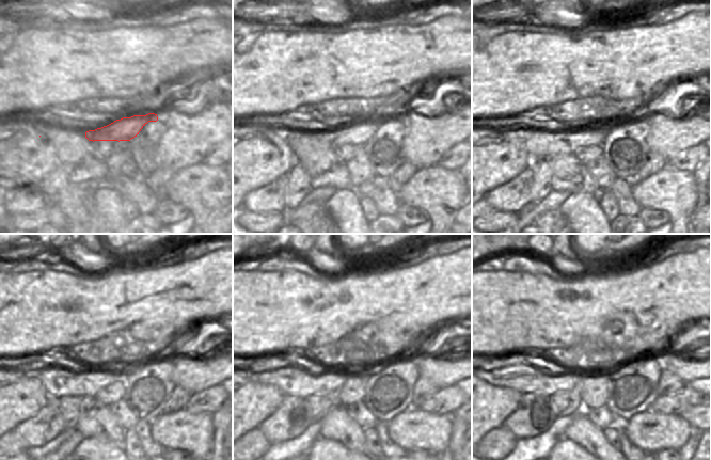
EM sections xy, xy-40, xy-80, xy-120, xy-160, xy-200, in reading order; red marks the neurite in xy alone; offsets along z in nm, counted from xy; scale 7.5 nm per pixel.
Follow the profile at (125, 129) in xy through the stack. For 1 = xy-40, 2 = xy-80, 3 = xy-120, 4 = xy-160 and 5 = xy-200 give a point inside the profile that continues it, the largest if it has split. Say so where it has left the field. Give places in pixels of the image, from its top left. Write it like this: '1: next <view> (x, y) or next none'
1: next xy-40 (359, 132)
2: next xy-80 (539, 143)
3: next xy-120 (58, 381)
4: next xy-160 (296, 380)
5: next xy-200 (525, 378)

